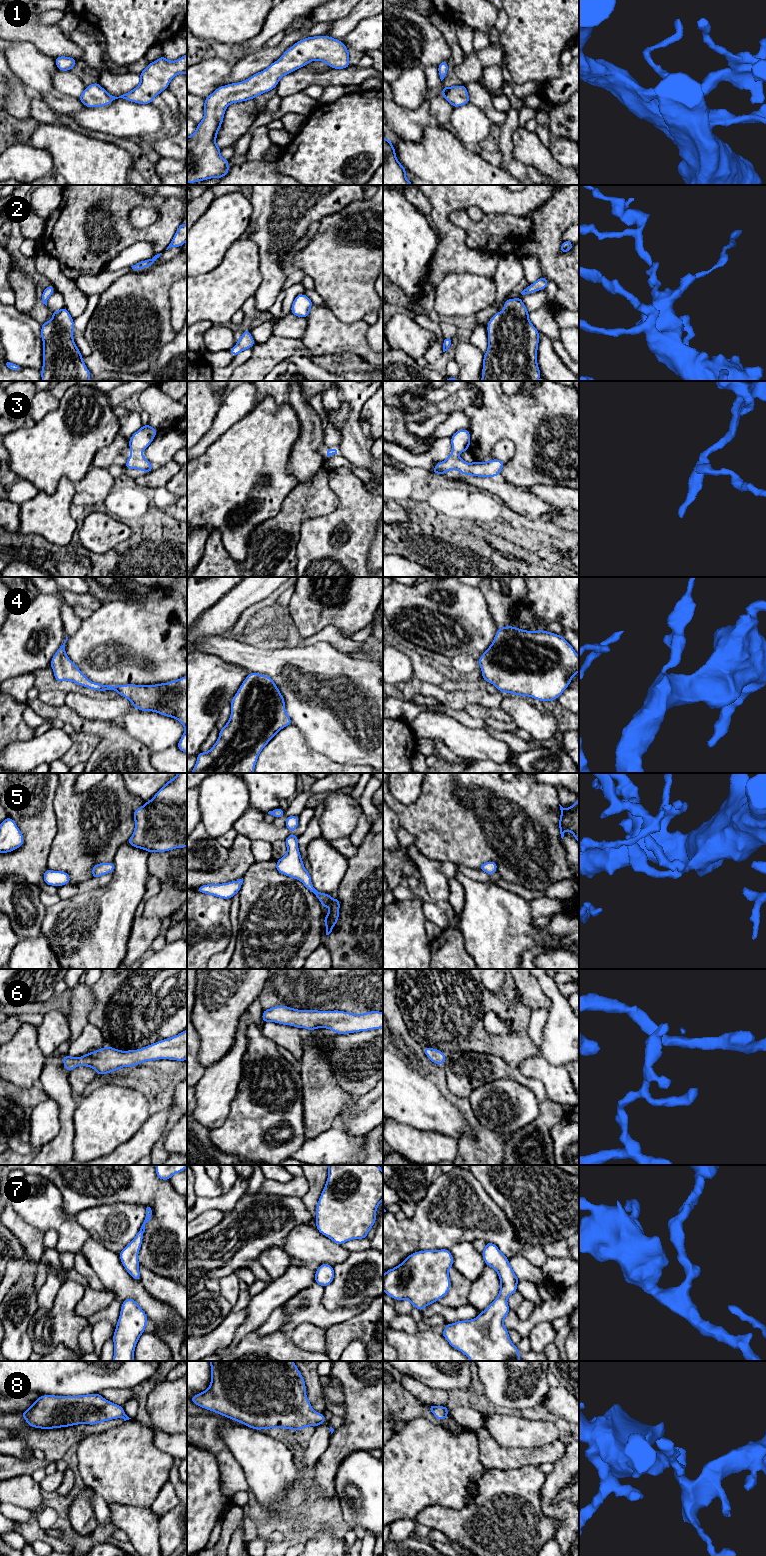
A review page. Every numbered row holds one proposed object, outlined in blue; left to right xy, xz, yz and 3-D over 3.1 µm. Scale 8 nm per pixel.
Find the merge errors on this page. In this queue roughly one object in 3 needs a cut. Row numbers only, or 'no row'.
3

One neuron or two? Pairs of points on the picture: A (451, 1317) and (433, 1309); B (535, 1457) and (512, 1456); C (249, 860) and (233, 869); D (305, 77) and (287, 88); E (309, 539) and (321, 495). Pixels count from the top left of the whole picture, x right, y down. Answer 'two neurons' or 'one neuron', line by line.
A: one neuron
B: one neuron
C: one neuron
D: one neuron
E: two neurons

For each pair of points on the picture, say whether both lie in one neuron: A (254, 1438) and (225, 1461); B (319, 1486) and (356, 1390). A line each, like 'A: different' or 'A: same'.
A: different
B: same

